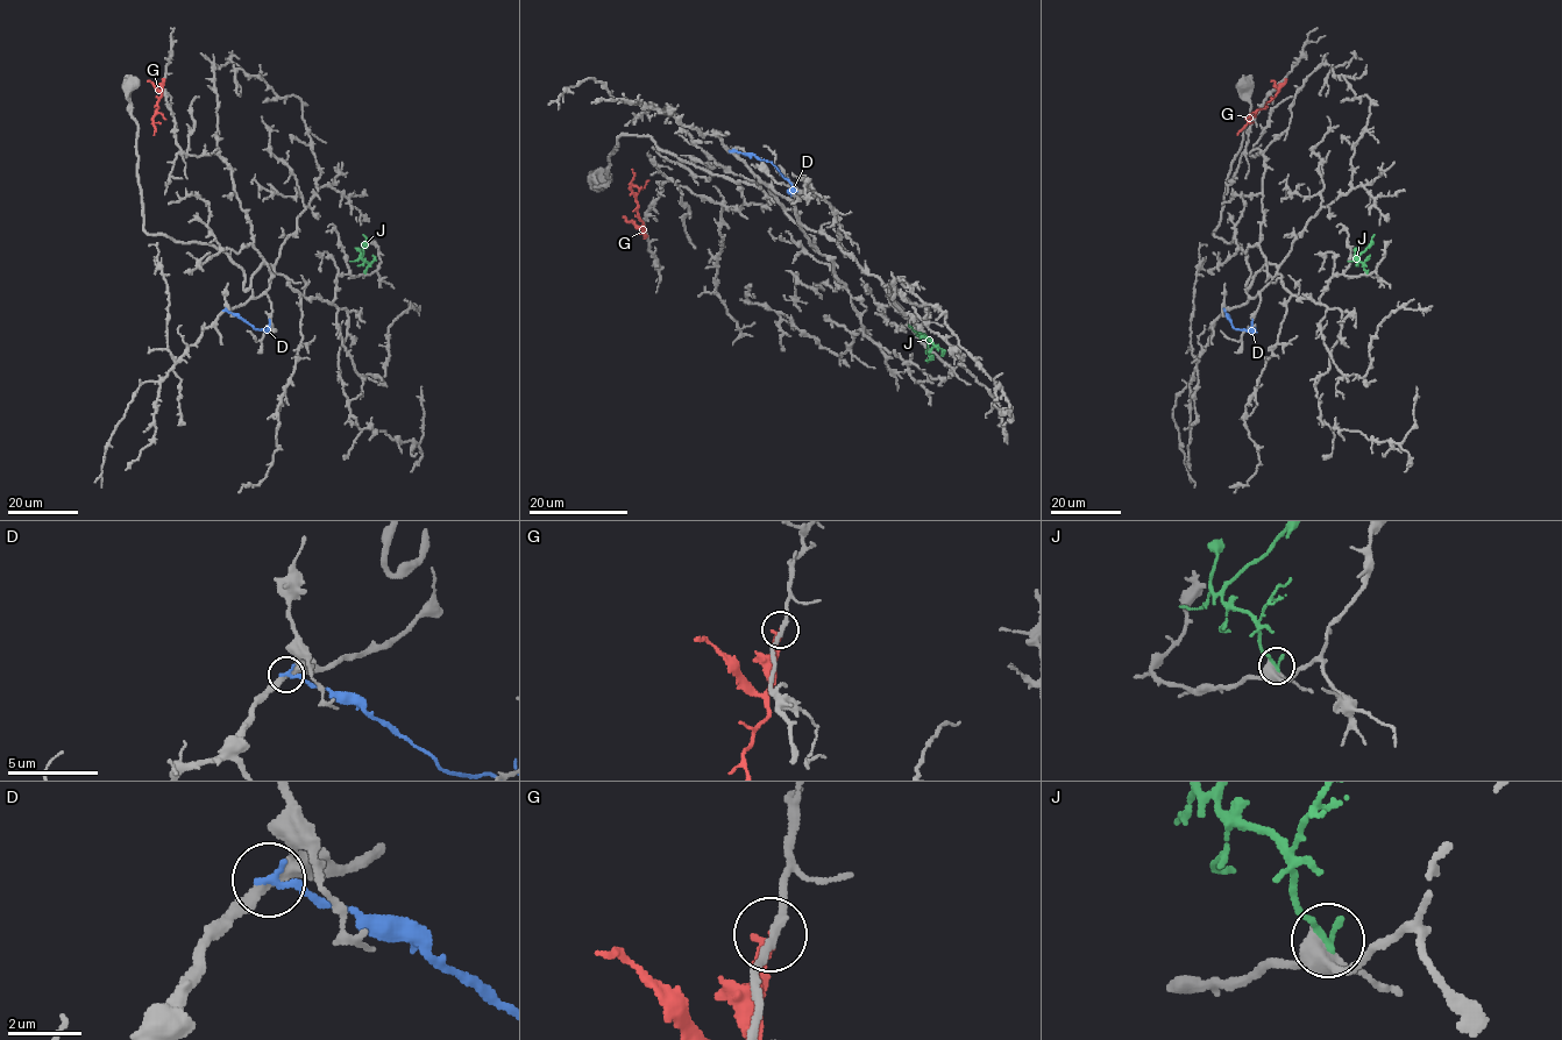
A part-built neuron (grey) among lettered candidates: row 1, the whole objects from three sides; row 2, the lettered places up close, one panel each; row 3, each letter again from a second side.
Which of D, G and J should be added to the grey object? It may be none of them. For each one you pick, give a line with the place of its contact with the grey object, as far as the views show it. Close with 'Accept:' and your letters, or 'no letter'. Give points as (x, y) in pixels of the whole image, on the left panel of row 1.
Accept: no letter

